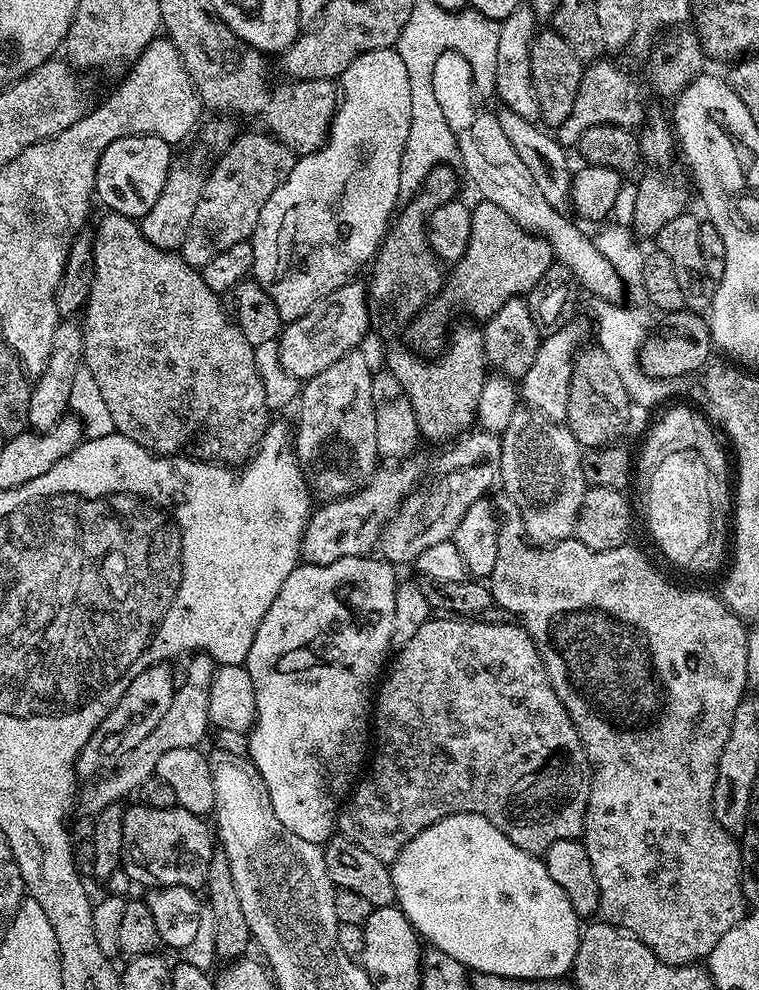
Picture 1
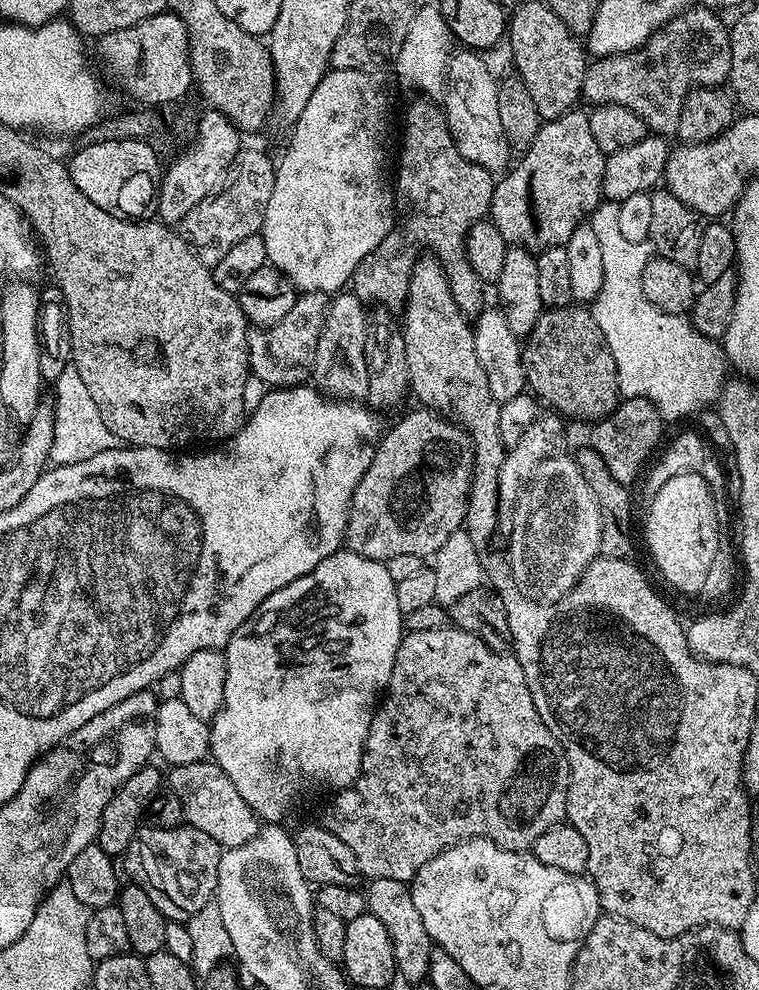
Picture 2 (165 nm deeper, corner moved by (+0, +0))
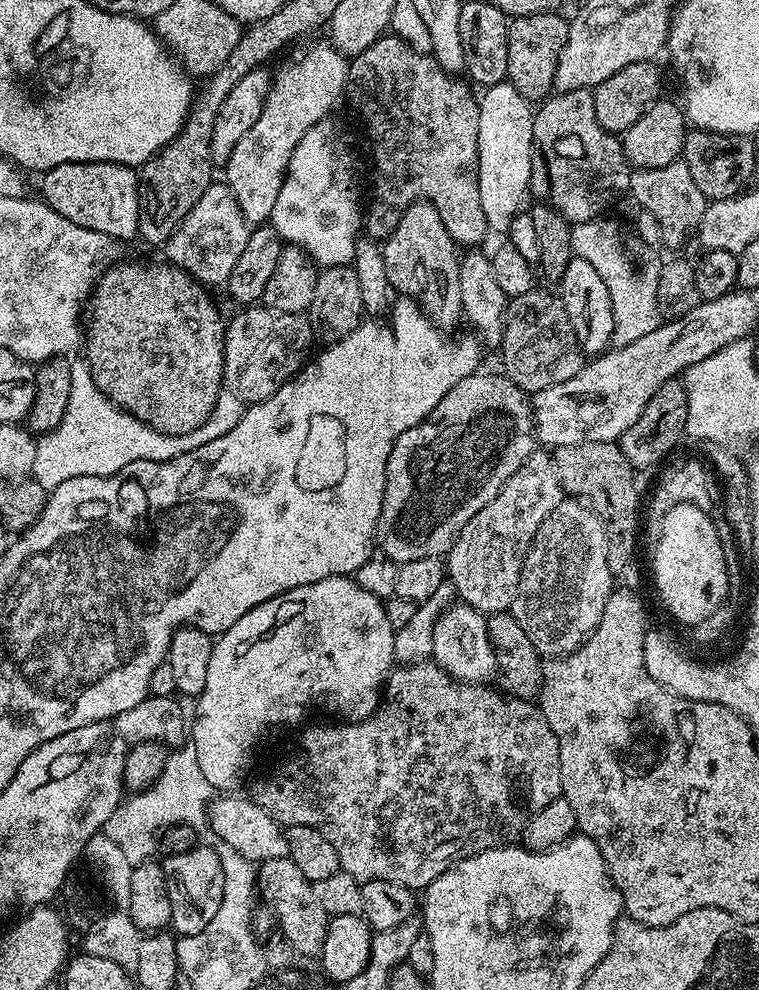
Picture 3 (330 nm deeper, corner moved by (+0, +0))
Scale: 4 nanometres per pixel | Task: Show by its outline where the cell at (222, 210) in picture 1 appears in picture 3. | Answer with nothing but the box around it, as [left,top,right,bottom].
[162,182,250,286]

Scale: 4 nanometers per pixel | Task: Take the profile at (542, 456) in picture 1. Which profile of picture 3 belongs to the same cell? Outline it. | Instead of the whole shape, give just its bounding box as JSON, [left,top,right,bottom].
[510,498,614,658]

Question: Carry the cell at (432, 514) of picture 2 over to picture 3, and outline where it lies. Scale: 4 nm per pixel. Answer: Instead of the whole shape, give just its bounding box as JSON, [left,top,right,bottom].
[375,371,537,565]

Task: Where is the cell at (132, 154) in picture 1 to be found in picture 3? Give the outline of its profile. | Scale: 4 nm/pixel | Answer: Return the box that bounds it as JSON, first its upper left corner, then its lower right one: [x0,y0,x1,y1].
[39,162,139,242]

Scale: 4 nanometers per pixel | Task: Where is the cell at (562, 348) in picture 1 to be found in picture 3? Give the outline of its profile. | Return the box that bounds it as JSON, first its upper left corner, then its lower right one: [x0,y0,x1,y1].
[446,450,562,614]

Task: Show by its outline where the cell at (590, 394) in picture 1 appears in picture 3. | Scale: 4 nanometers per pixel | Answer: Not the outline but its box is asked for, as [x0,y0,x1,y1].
[498,291,586,394]

